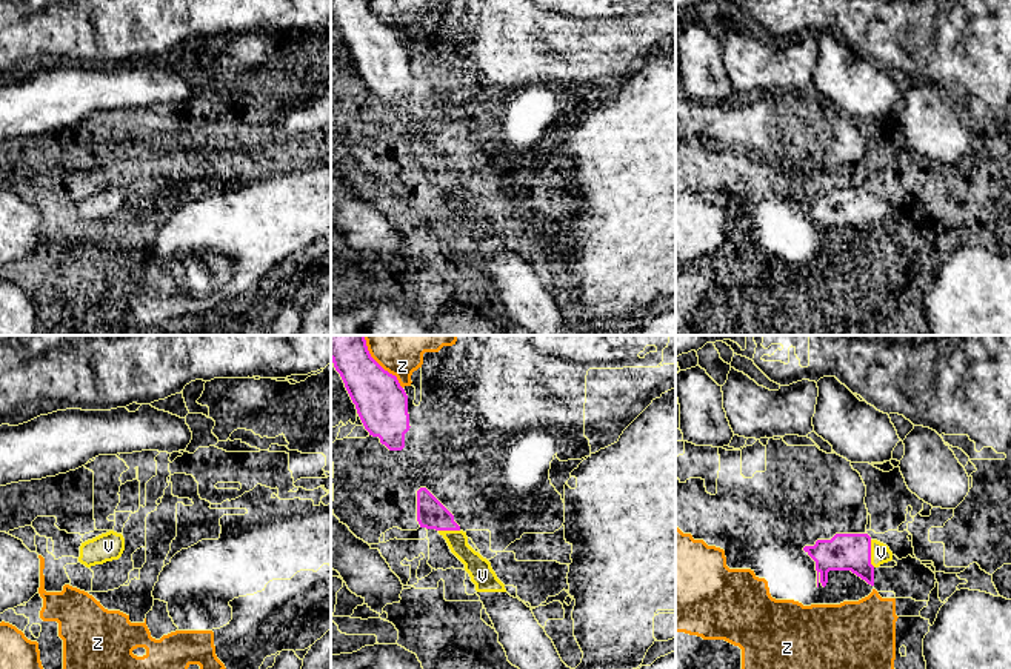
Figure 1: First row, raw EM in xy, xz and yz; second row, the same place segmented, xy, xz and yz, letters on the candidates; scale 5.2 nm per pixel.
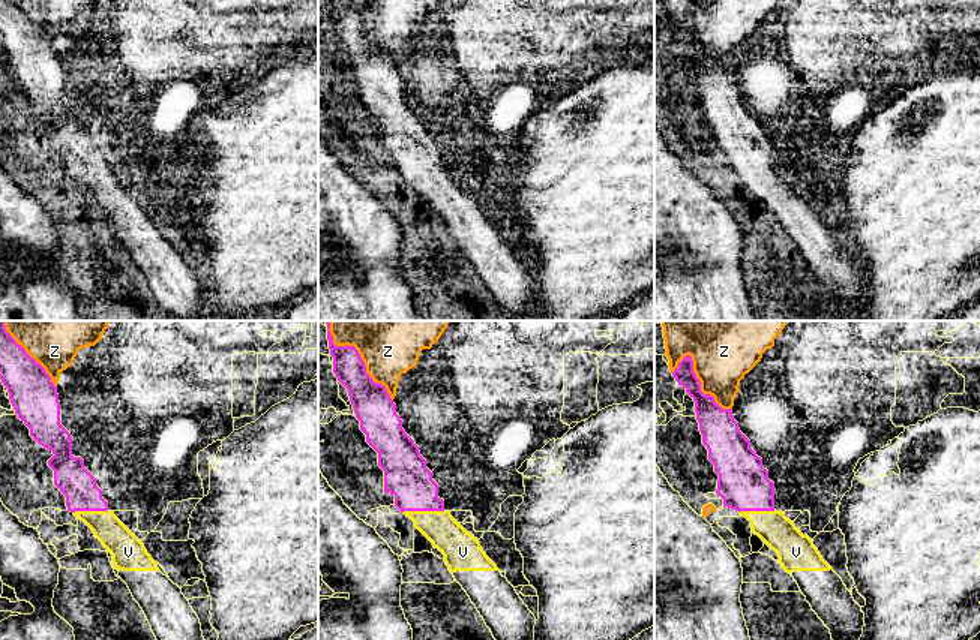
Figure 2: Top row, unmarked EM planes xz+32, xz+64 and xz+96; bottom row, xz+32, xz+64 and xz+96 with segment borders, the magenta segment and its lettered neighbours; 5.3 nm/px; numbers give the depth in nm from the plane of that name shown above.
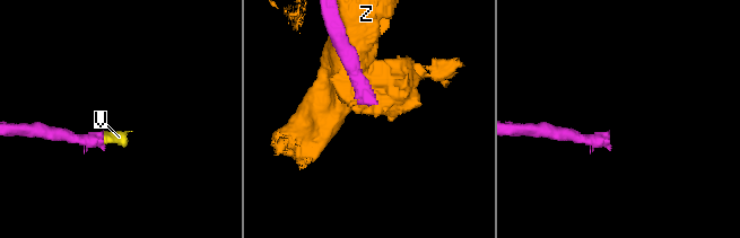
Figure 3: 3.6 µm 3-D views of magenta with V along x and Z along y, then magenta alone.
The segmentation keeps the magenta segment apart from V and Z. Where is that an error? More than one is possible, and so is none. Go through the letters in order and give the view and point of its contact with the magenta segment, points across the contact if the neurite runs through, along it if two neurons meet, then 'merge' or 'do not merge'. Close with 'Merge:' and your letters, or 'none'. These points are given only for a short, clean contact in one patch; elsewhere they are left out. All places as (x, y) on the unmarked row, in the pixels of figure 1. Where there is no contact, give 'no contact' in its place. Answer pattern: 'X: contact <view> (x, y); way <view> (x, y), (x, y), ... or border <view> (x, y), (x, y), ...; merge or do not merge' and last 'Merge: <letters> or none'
V: contact yz (870, 209); merge
Z: contact xz (382, 23); do not merge
Merge: V

